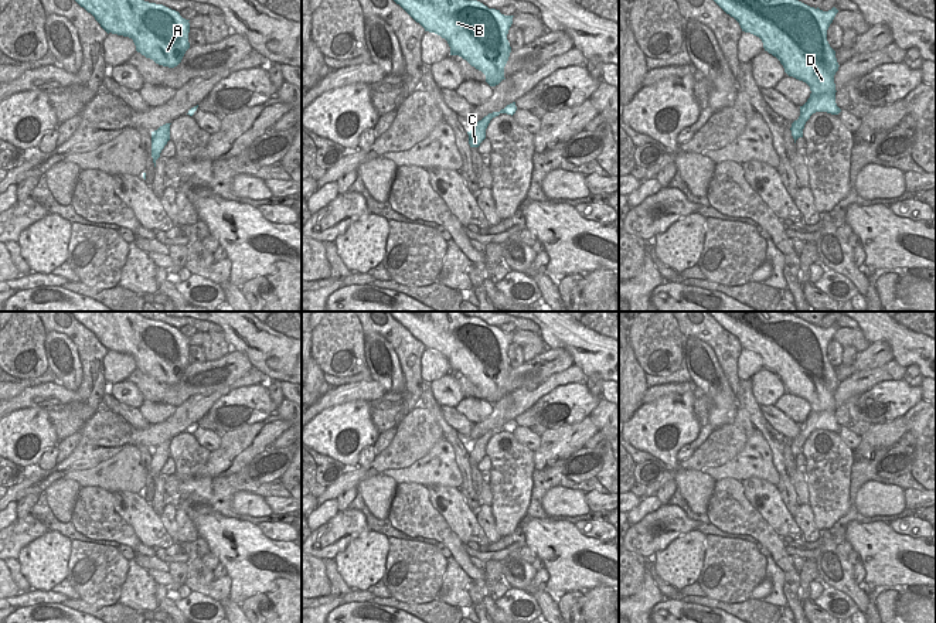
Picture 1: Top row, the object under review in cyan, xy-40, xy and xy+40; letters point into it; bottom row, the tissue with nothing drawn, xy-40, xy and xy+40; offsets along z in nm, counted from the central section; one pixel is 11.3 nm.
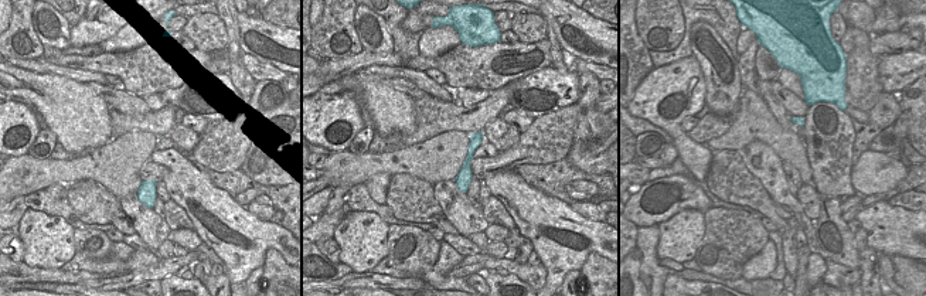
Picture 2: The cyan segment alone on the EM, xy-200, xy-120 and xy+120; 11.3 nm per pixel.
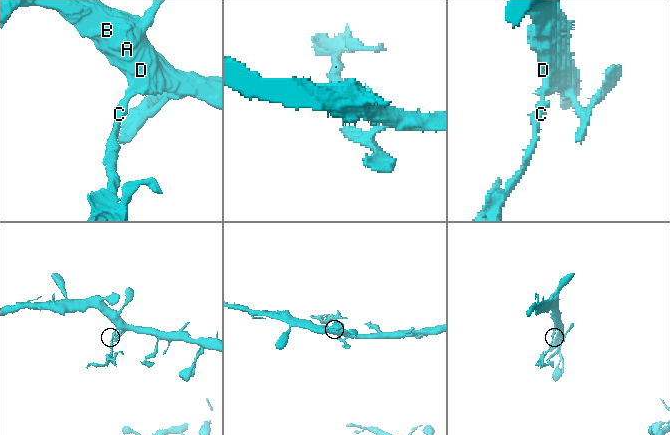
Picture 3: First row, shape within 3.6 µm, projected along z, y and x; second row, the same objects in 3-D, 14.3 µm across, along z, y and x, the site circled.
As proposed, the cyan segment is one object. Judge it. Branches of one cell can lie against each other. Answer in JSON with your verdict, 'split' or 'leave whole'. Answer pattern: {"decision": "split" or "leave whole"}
{"decision": "split"}

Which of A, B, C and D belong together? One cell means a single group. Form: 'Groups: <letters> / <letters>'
Groups: A B D / C

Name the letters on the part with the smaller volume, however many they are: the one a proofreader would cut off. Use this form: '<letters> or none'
C

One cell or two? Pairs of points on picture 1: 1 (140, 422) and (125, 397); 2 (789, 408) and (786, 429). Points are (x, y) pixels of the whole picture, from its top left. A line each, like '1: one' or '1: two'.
1: two
2: two

